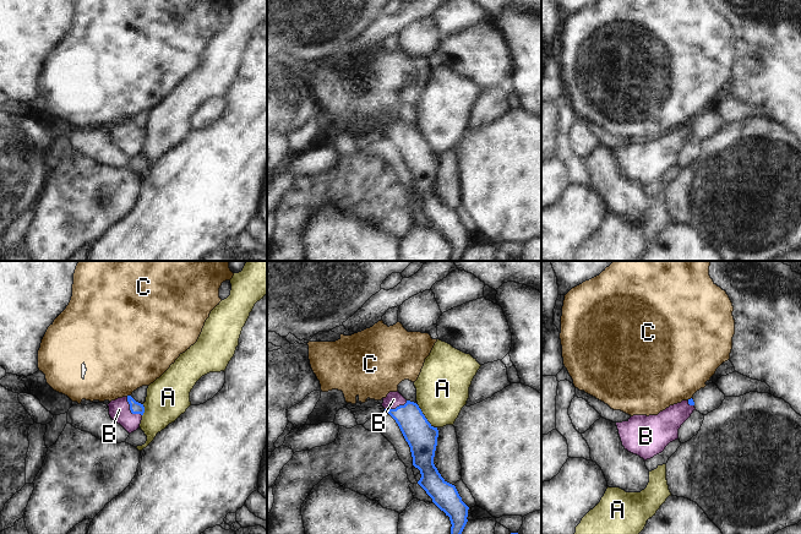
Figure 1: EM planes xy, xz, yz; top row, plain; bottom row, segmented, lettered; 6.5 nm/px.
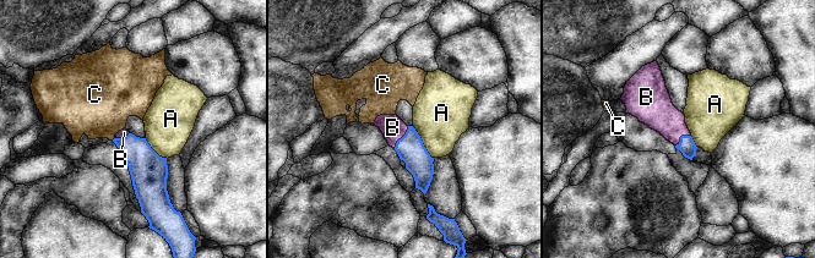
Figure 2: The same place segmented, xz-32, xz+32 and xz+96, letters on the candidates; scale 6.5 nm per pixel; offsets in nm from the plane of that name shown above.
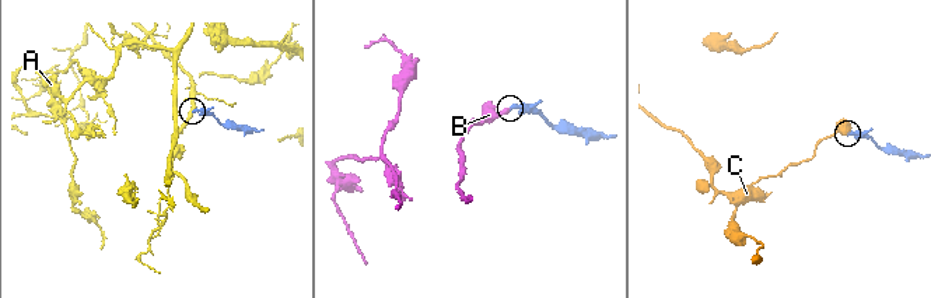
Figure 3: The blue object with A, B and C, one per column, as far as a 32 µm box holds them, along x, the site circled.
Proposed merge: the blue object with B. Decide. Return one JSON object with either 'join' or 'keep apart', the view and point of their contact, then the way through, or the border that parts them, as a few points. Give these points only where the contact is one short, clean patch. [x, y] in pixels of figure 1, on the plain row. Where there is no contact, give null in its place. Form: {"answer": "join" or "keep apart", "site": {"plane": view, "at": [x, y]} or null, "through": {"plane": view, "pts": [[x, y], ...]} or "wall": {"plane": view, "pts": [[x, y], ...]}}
{"answer": "join", "site": {"plane": "xy", "at": [130, 135]}, "through": {"plane": "xy", "pts": [[135, 132], [130, 135], [119, 135]]}}

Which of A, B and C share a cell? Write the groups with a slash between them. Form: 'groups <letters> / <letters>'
groups A / B / C

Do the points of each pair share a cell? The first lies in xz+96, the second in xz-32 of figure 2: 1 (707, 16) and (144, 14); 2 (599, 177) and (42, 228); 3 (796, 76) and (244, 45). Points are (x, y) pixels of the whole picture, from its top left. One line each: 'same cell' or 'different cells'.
1: different cells
2: different cells
3: same cell

